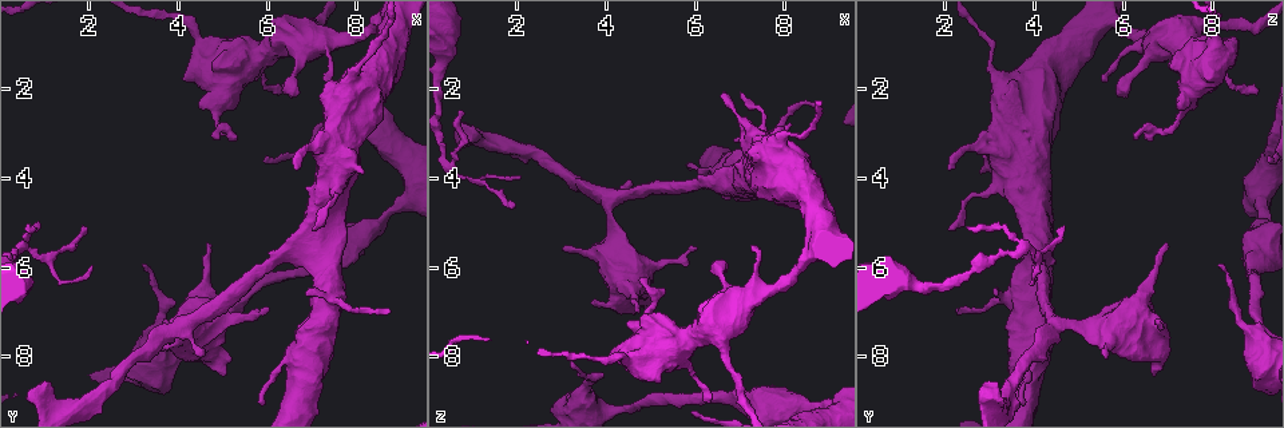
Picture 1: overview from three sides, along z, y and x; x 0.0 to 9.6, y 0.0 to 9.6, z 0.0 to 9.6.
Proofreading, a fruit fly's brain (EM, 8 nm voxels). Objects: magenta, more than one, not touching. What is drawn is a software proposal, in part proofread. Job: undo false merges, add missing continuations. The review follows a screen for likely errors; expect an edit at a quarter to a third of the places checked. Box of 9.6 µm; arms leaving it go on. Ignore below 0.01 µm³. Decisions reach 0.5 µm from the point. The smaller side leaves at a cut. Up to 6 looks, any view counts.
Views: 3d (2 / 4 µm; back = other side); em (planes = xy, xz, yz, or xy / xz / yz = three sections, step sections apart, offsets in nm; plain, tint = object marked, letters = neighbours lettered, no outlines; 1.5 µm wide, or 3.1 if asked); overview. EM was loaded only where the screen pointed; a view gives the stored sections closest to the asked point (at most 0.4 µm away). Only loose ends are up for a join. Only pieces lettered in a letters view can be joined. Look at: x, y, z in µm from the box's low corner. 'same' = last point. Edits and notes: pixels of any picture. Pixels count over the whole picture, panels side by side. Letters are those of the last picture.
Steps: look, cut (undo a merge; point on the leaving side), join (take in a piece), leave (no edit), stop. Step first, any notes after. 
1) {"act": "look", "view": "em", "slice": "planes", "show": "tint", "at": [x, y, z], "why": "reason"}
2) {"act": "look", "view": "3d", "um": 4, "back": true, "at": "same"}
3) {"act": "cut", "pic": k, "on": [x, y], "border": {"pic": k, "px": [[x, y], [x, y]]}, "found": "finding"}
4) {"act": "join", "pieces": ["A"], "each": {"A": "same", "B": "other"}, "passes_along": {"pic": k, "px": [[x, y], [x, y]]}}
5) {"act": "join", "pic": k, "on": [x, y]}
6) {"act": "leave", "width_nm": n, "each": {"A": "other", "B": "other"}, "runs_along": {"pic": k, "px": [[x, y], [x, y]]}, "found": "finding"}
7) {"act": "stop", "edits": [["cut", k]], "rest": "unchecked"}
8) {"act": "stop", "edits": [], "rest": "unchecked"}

{"act": "look", "view": "3d", "um": 4, "at": [7.00, 5.20, 2.10], "why": "an open end"}

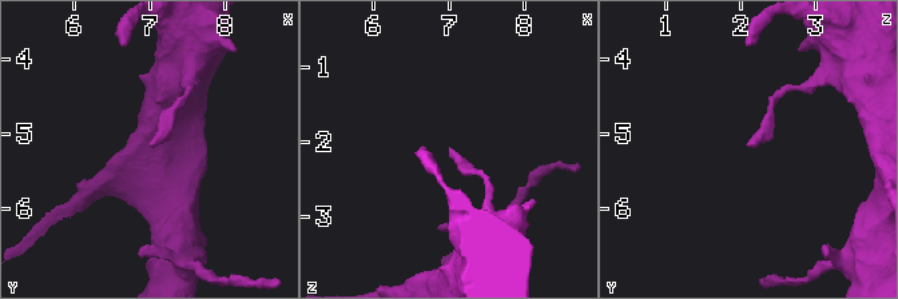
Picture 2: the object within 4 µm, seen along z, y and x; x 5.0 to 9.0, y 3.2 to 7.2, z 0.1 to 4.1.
{"act": "look", "view": "em", "slice": "planes", "show": "letters", "at": [7.05, 5.15, 2.10]}

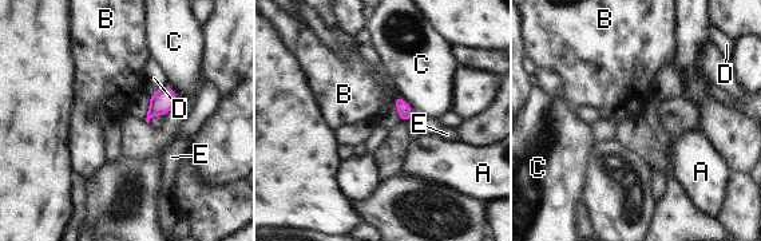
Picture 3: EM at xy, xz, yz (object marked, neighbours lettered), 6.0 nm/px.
{"act": "leave", "longest_contact_nm": ["C", 160], "each": {"A": "other", "B": "other", "C": "other", "D": "other", "E": "other"}, "border": {"pic": 3, "px": [[166, 82], [175, 94], [175, 105]]}, "found": "none of them fits"}

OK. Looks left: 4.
{"act": "look", "view": "em", "slice": "planes", "show": "letters", "at": [6.85, 6.60, 3.20], "why": "branch stops here"}

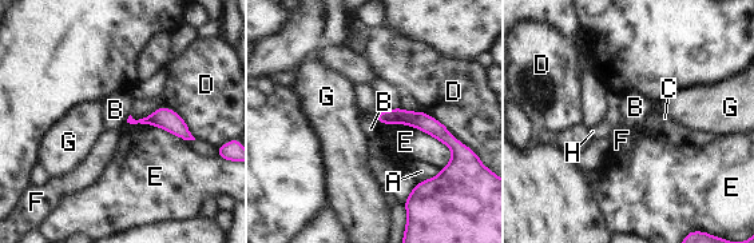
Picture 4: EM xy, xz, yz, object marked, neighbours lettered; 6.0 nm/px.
{"act": "leave", "each": {"A": "other", "B": "other", "C": "other", "D": "other", "E": "other", "F": "other", "G": "other", "H": "other"}, "found": "none of them fits"}

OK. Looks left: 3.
{"act": "look", "view": "3d", "um": 2, "at": [5.95, 6.95, 5.55], "why": "thin end"}

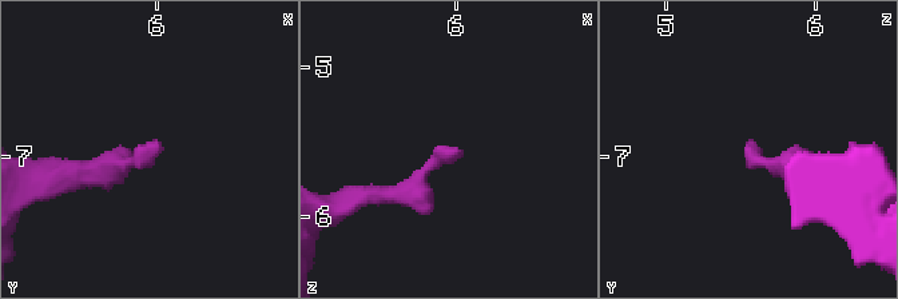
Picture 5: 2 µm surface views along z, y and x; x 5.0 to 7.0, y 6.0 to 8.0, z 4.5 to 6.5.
{"act": "look", "view": "em", "slice": "planes", "show": "letters", "at": [5.98, 6.90, 5.56]}

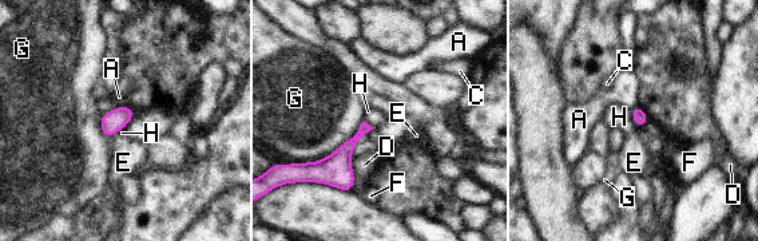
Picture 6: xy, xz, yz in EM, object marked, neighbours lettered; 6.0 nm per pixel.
{"act": "leave", "each": {"A": "other", "C": "other", "D": "other", "E": "other", "F": "other", "G": "other", "H": "other"}, "border": {"pic": 6, "px": [[127, 105], [112, 110]]}, "found": "no lettered piece goes on from it"}

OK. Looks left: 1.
{"act": "stop", "edits": [], "rest": "unchecked"}

